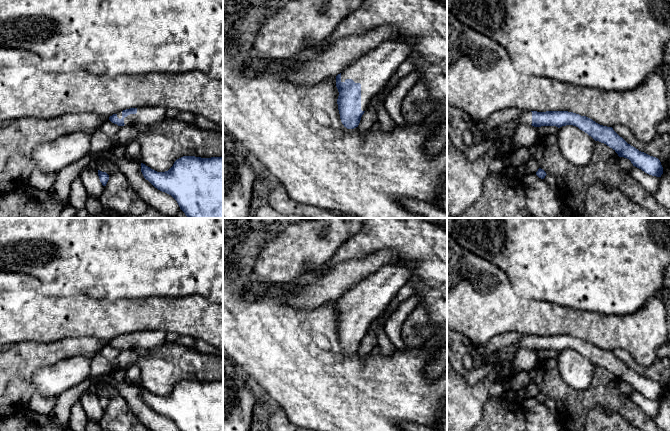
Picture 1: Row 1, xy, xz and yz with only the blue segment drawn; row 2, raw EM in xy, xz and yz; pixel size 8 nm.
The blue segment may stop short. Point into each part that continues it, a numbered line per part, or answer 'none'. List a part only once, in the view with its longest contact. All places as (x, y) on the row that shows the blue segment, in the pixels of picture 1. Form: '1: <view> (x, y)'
1: xz (373, 69)

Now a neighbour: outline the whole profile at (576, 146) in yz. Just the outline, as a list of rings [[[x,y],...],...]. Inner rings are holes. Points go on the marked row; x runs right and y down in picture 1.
[[[573,125],[562,126],[557,140],[561,154],[571,164],[584,166],[590,162],[596,141],[584,131]]]

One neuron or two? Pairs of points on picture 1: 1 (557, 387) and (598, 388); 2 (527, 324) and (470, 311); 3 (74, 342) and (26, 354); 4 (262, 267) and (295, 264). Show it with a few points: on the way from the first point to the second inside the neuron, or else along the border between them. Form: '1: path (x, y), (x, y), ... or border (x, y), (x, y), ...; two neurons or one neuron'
1: path (567, 395), (588, 395); one neuron
2: path (513, 313), (506, 311), (484, 311); one neuron
3: path (62, 349), (47, 354), (38, 354); one neuron
4: path (270, 265), (287, 264); one neuron

